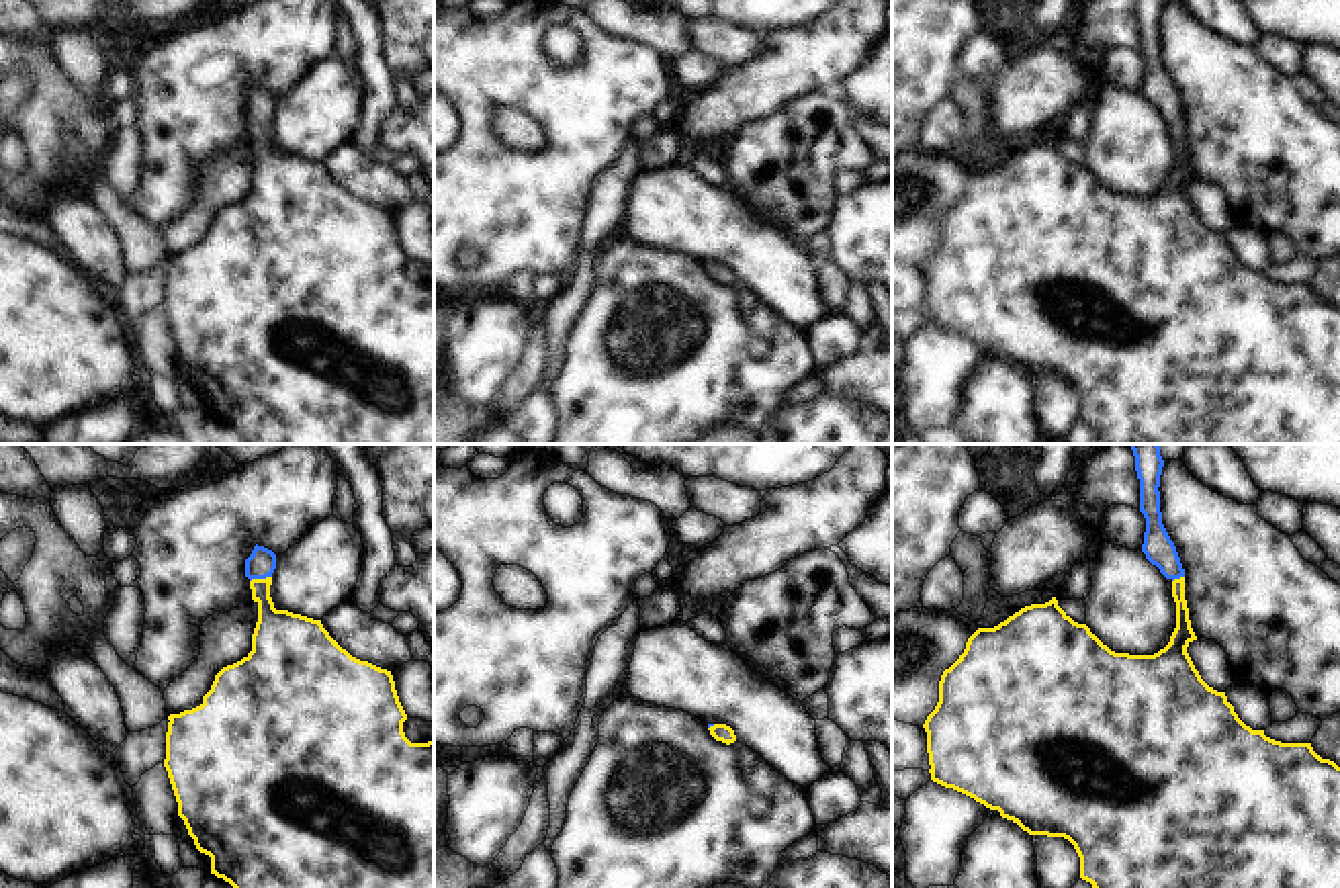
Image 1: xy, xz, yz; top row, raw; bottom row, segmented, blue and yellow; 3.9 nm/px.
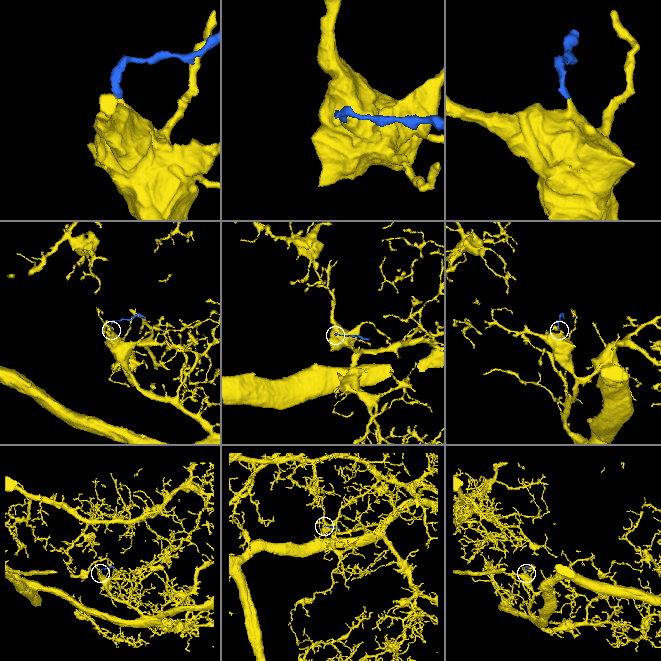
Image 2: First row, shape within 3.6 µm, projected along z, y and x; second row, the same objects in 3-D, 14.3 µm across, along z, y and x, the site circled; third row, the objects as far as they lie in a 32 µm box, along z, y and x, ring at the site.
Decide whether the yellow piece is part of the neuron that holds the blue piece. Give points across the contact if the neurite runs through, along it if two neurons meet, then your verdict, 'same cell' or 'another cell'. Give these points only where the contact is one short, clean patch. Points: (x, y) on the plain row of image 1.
runs through xy (260, 105), (260, 119), (266, 156), (281, 179); same cell

